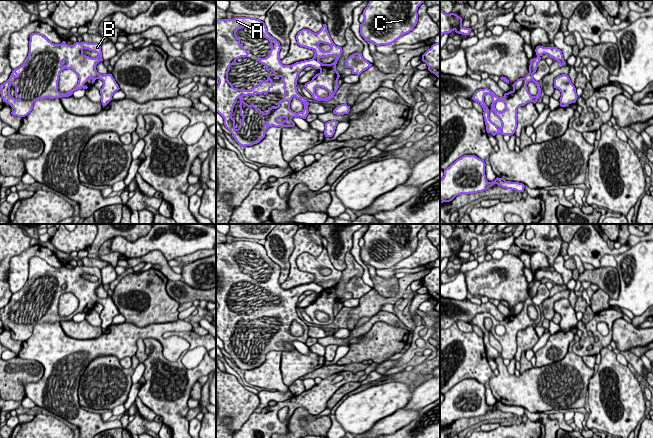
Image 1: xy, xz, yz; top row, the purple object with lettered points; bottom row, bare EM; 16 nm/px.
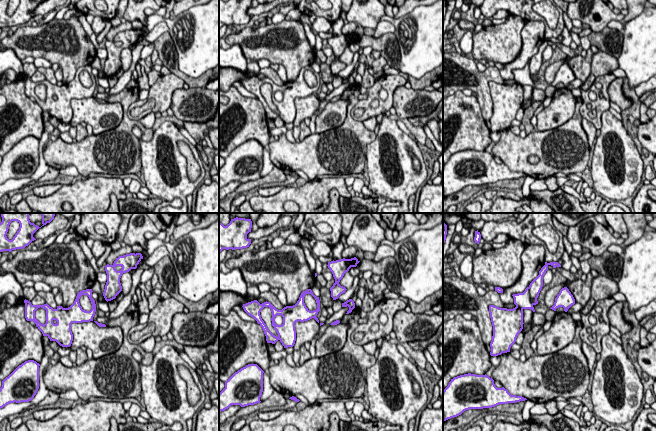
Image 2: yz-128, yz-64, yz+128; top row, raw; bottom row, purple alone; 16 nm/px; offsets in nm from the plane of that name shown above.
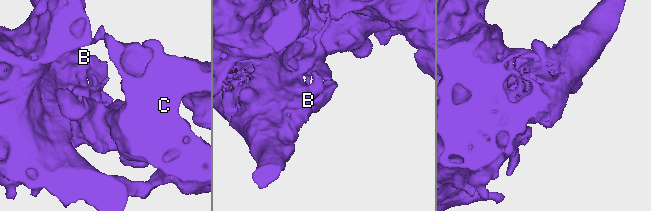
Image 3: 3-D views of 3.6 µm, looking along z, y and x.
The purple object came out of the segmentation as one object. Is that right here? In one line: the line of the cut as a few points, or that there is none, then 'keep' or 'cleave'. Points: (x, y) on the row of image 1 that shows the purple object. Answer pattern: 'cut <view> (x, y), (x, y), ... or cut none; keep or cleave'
cut yz (575, 92), (571, 100), (564, 102), (564, 106); cleave

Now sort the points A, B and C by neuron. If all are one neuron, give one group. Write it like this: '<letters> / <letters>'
A B / C

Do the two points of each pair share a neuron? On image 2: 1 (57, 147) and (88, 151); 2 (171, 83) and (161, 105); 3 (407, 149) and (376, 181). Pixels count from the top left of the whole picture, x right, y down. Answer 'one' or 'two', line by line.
1: one
2: one
3: one

